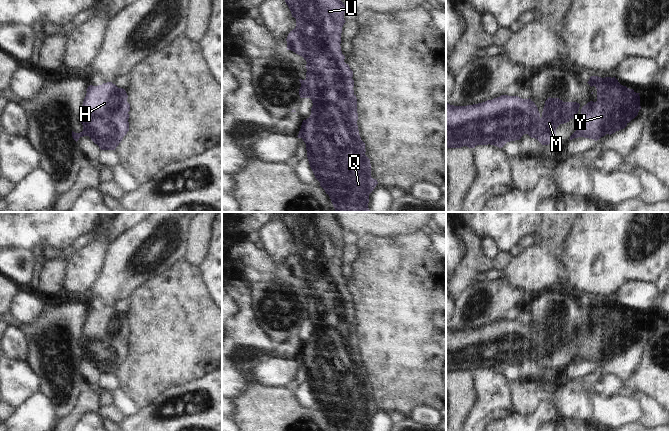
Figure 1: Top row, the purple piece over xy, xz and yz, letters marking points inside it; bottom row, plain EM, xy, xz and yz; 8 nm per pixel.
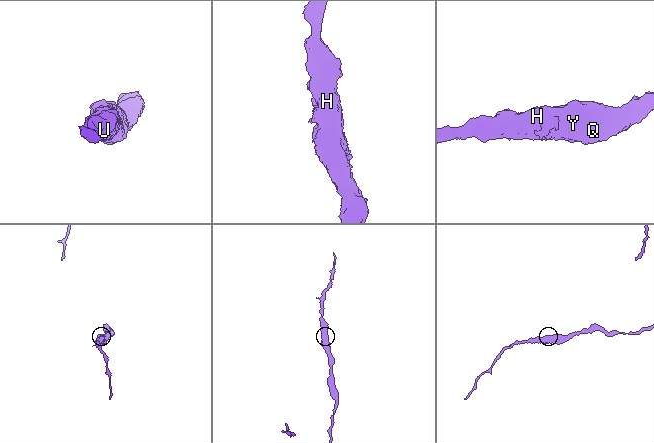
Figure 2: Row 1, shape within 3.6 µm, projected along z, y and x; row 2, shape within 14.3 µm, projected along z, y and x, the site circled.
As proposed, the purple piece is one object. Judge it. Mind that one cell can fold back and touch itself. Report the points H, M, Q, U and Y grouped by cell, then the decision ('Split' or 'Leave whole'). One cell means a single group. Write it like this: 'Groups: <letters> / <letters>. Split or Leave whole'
Groups: H M Q U Y. Leave whole

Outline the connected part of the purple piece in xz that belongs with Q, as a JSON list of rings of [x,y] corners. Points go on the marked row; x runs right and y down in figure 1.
[[[285,0],[292,17],[296,19],[296,27],[287,36],[287,50],[302,56],[306,64],[306,79],[299,79],[300,98],[310,98],[313,106],[311,115],[303,120],[298,138],[306,144],[307,158],[315,178],[329,195],[335,212],[370,212],[368,208],[369,194],[378,184],[371,177],[370,159],[365,155],[365,143],[359,135],[357,120],[357,98],[354,94],[353,71],[344,62],[341,51],[342,27],[346,22],[344,13],[349,9],[341,0]]]

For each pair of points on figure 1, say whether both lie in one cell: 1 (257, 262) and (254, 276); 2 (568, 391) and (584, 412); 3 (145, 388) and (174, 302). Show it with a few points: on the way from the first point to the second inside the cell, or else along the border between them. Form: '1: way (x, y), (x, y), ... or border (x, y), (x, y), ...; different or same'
1: border (247, 264), (263, 274); different
2: way (571, 396), (572, 400), (579, 407); same
3: way (151, 367), (174, 339), (174, 323); same

